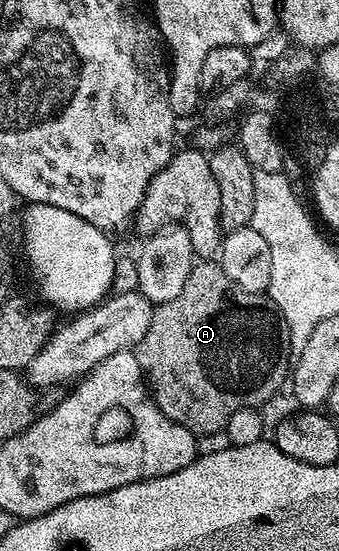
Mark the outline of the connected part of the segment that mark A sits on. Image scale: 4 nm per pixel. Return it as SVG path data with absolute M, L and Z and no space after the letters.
M199 262L192 267L181 294L152 311L149 328L133 351L155 405L197 438L224 431L237 410L263 406L289 376L282 316L264 293L241 290L217 262Z

